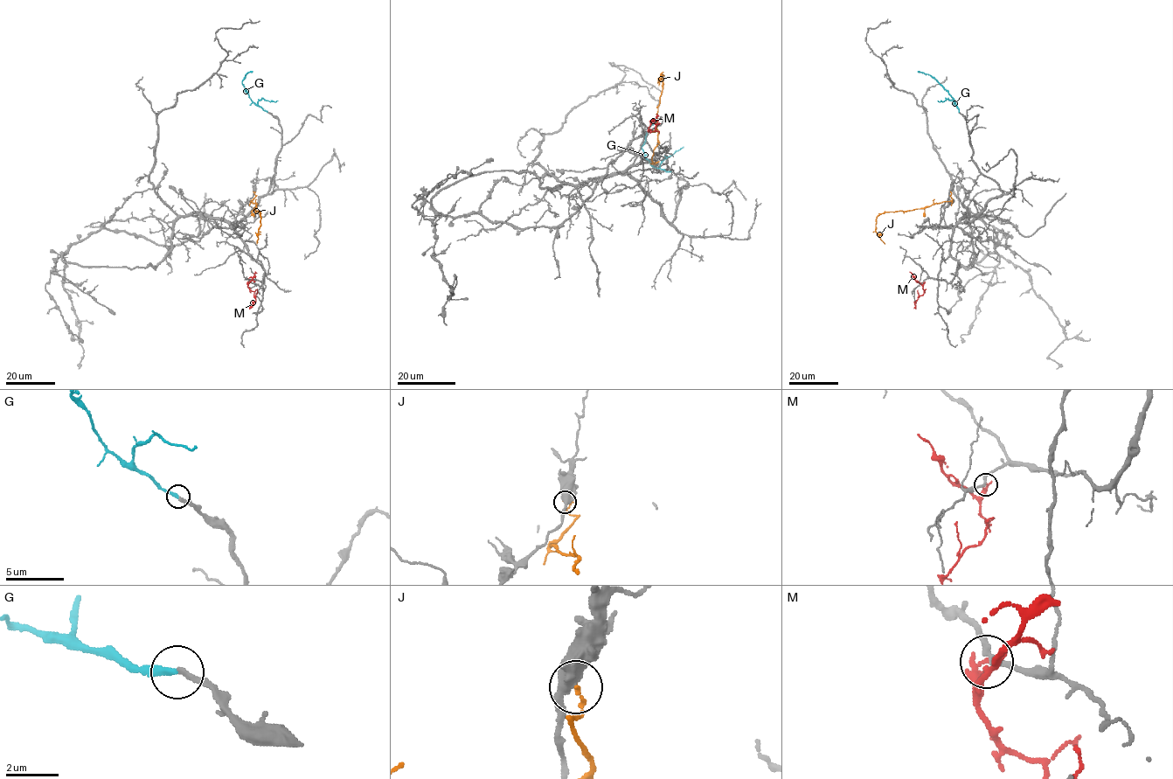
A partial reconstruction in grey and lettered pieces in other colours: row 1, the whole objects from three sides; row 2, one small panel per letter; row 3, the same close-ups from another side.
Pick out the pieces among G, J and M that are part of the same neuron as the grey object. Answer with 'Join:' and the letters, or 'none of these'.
Join: G

